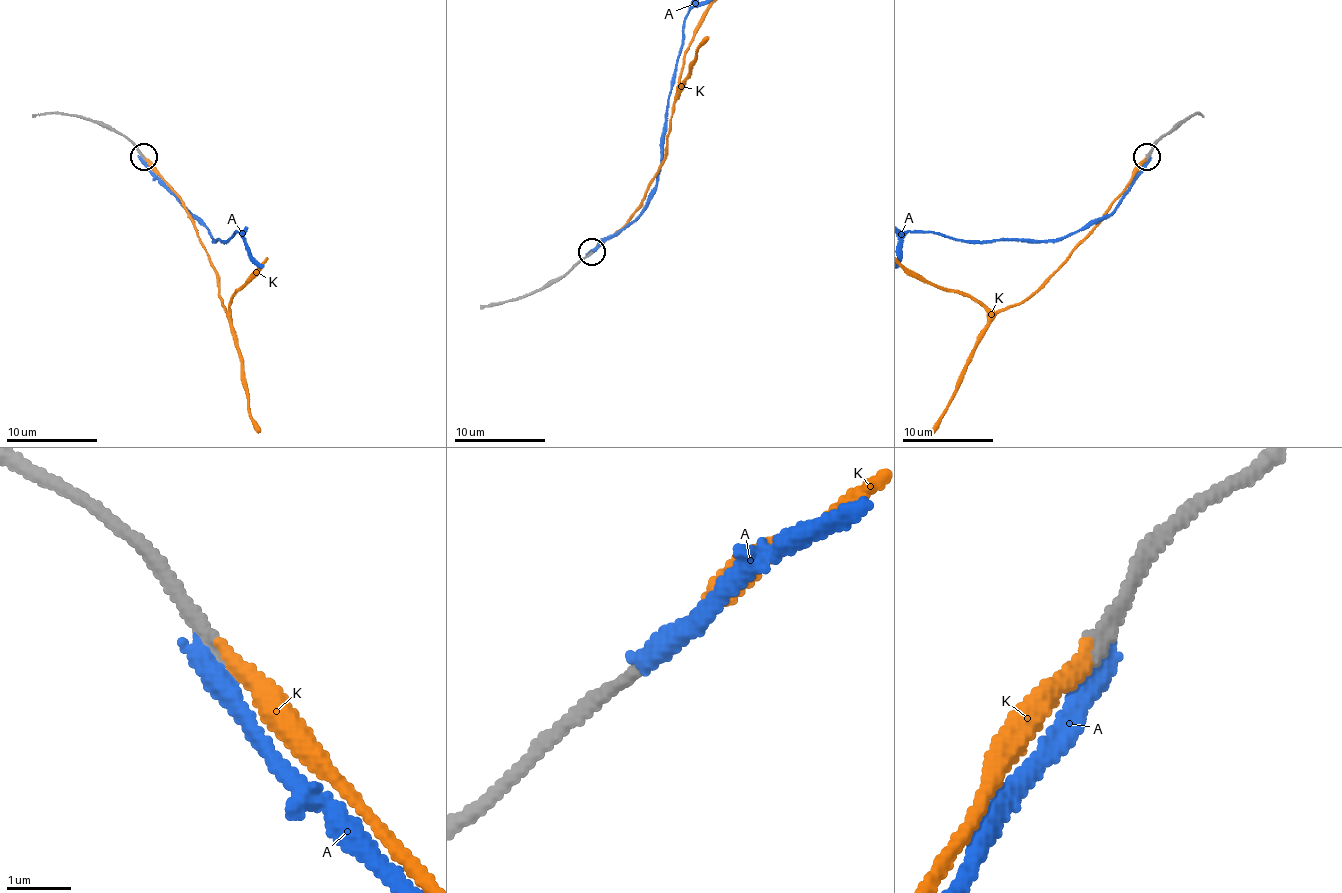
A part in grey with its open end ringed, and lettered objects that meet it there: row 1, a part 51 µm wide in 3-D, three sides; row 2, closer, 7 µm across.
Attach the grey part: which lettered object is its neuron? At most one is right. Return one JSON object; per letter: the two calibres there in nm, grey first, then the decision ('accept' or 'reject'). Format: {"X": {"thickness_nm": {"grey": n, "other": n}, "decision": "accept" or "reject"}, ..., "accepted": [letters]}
{"A": {"thickness_nm": {"grey": 240, "other": 400}, "decision": "reject"}, "K": {"thickness_nm": {"grey": 240, "other": 240}, "decision": "accept"}, "accepted": ["K"]}

